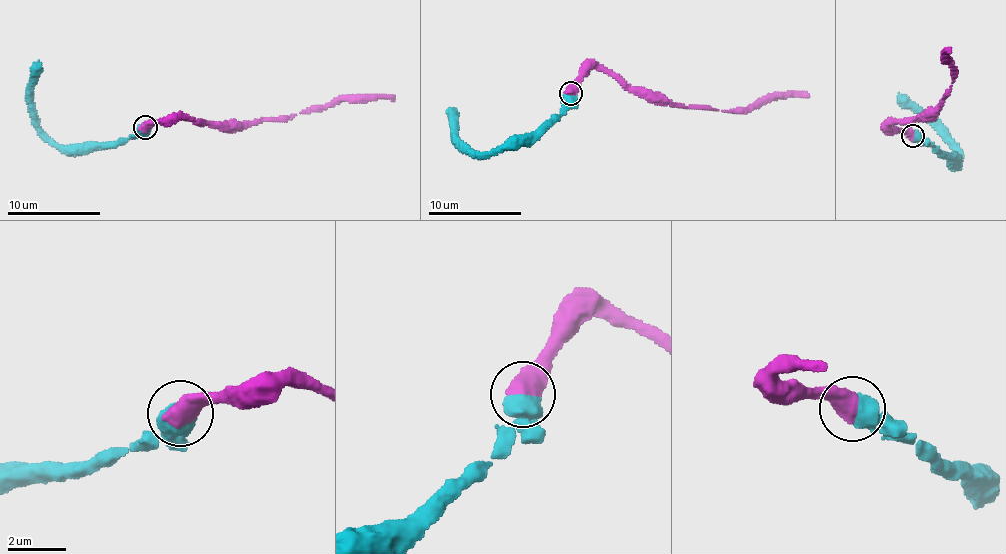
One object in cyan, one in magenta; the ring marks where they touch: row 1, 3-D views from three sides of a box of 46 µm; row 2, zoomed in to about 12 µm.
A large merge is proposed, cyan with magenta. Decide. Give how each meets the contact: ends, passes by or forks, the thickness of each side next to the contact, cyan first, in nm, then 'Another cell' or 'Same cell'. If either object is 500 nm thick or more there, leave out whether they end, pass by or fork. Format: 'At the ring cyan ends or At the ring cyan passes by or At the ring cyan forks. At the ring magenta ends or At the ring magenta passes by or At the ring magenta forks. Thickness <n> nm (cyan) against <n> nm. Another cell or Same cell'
Thickness 750 nm (cyan) against 650 nm. Same cell

